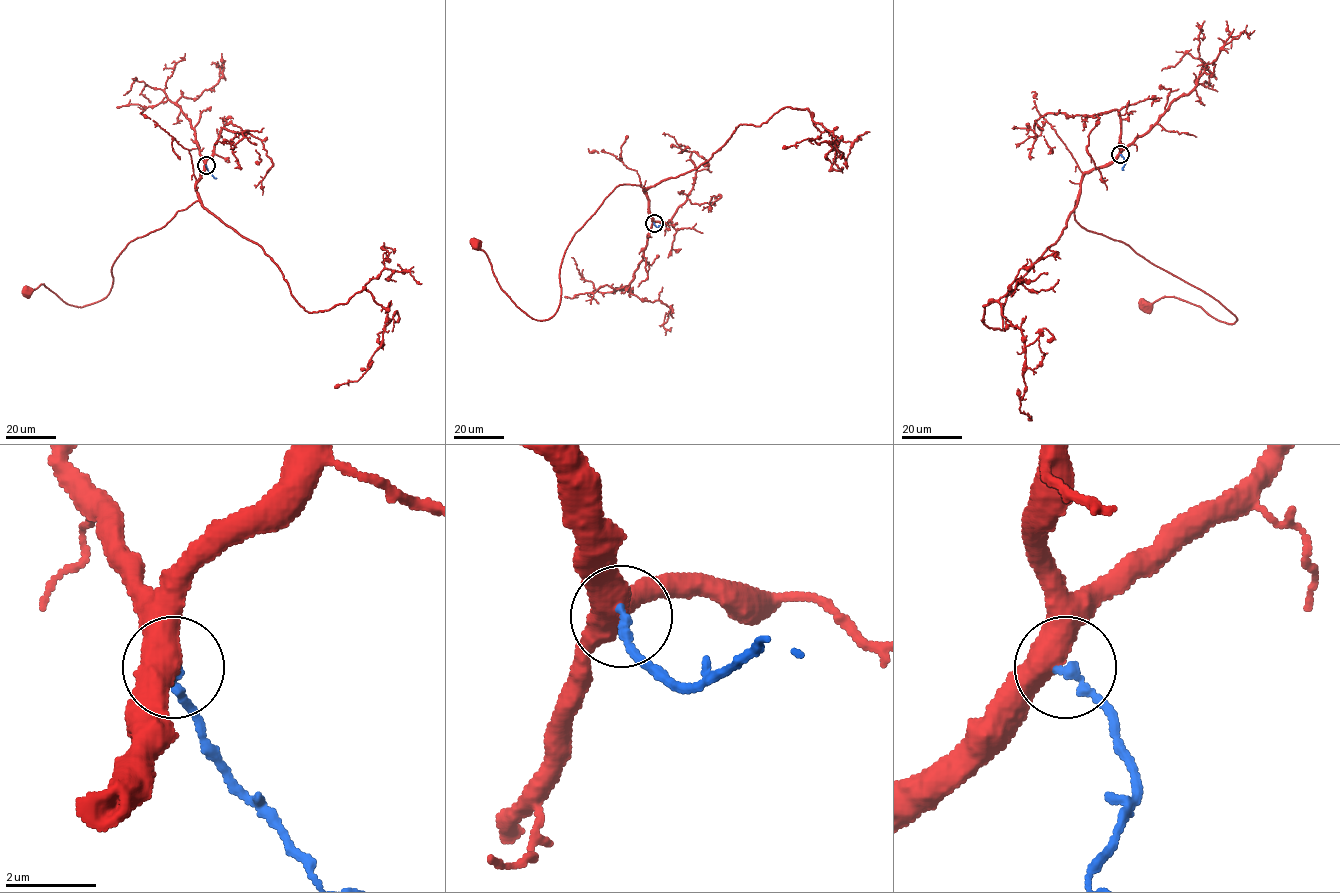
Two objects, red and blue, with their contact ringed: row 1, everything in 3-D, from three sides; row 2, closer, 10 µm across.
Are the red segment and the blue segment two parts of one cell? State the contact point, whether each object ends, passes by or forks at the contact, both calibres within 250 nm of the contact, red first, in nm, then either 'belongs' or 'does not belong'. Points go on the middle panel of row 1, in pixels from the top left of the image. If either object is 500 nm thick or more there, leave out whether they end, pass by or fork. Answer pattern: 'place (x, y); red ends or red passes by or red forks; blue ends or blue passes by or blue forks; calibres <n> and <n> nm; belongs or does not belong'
place (654, 223); red passes by; blue ends; calibres 480 and 220 nm; does not belong

